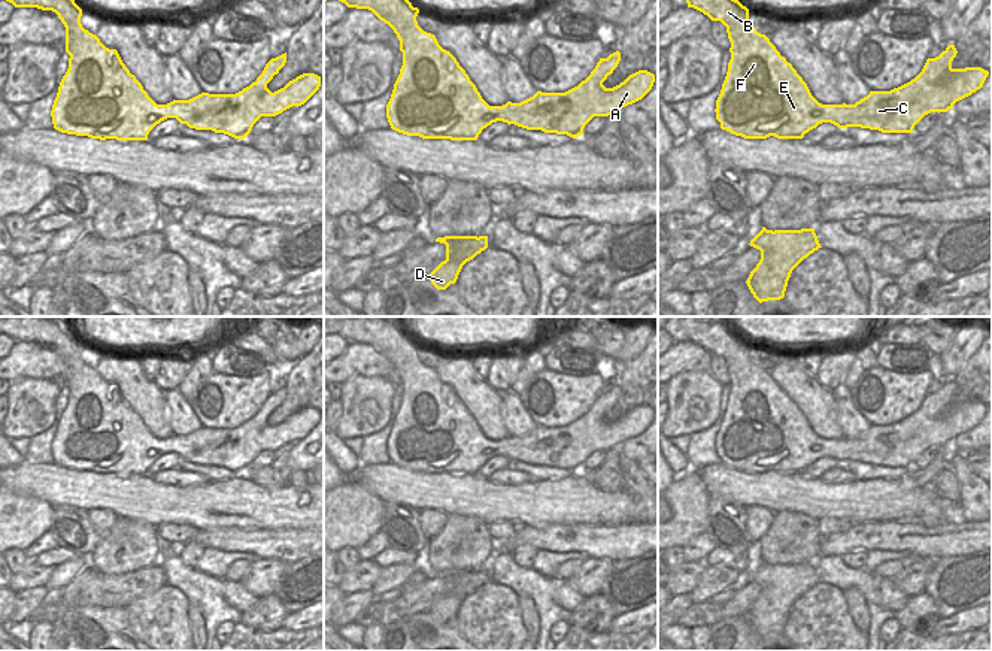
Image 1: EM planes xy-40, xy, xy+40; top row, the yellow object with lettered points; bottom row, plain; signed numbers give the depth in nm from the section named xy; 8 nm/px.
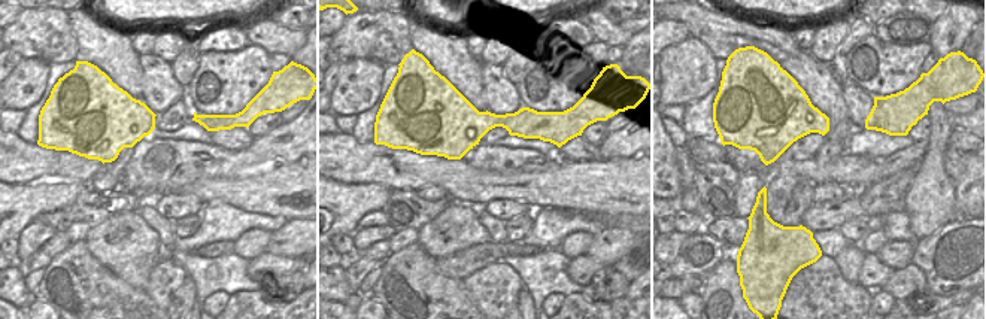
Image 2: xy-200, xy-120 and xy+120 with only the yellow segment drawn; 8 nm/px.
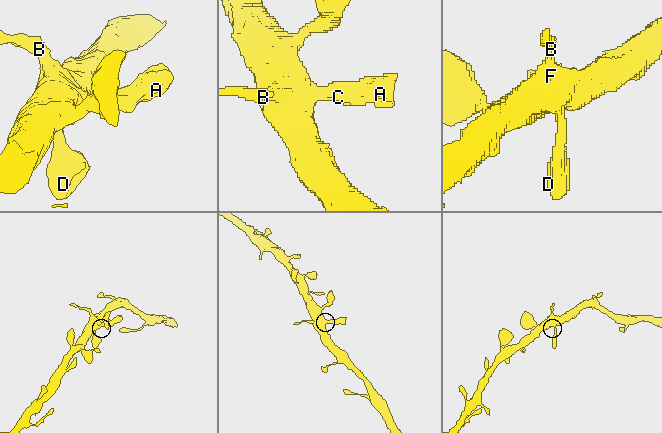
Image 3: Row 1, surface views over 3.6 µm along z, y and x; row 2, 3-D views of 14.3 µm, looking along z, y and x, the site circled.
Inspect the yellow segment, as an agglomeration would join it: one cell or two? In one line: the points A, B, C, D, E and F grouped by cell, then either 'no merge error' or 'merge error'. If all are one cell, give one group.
groups A B C D E F; no merge error

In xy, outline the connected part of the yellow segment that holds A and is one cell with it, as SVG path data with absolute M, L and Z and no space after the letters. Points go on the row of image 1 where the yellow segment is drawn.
M339 0L348 7L368 9L380 21L388 24L400 40L400 51L403 52L403 66L400 75L394 84L391 99L386 105L386 118L392 130L407 134L419 136L422 139L451 139L451 140L477 140L483 128L492 122L503 121L515 124L527 130L541 130L544 133L567 134L573 139L583 134L585 125L594 116L616 115L622 108L641 100L653 87L655 75L647 70L638 70L630 75L624 82L613 88L606 88L603 82L618 67L621 61L621 52L616 51L607 58L600 58L591 75L582 81L577 87L565 93L541 93L537 91L533 97L521 102L507 102L503 106L489 106L477 91L476 85L470 81L465 70L459 66L456 58L446 49L443 49L436 36L424 31L416 21L419 13L418 7L413 7L409 0Z

